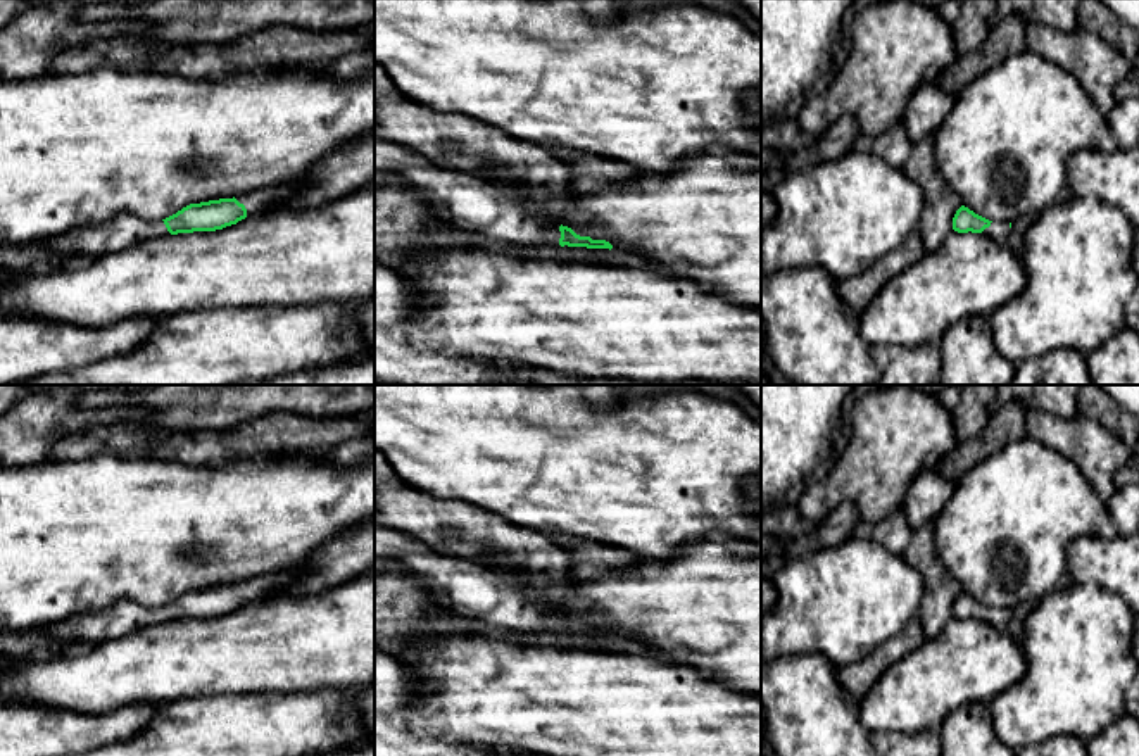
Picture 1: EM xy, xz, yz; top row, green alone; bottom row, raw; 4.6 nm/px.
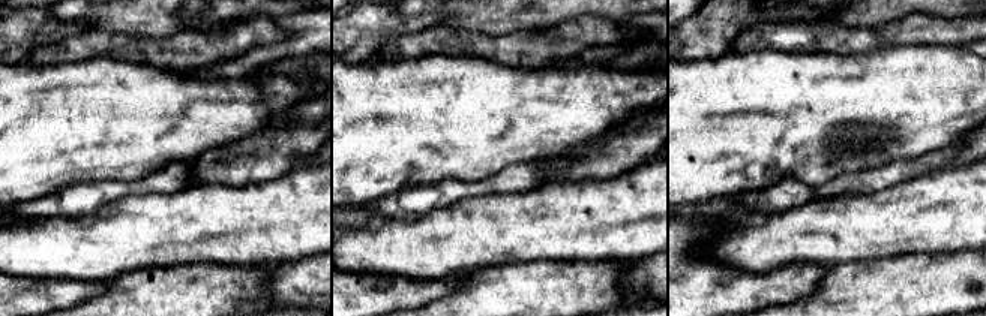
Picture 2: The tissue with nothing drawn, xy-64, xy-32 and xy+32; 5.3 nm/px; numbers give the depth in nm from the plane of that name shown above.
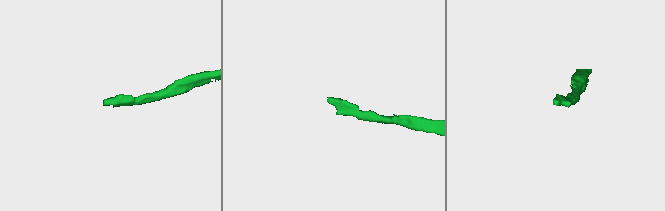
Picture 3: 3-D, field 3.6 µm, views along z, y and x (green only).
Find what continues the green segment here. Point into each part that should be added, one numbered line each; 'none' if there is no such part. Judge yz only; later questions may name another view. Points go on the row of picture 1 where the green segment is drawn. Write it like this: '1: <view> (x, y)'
1: yz (1000, 230)

